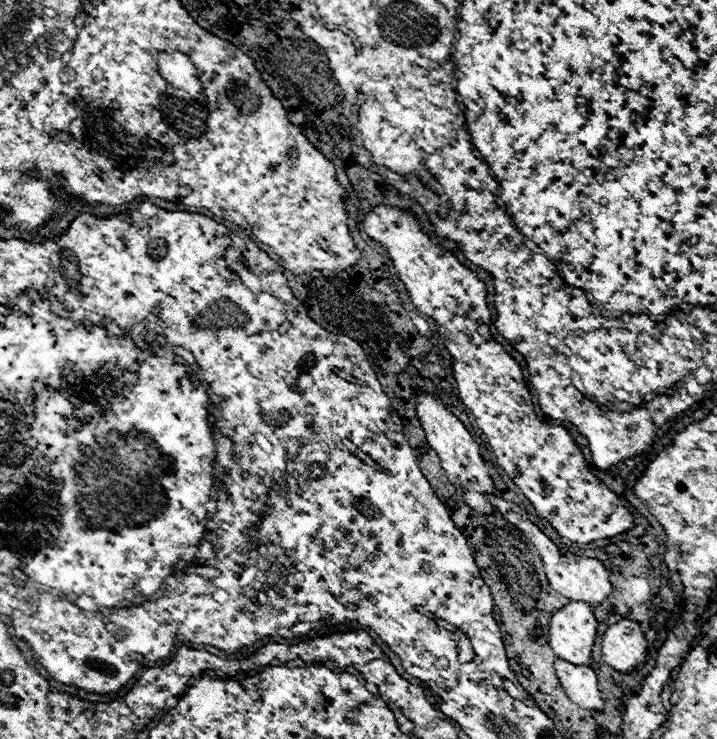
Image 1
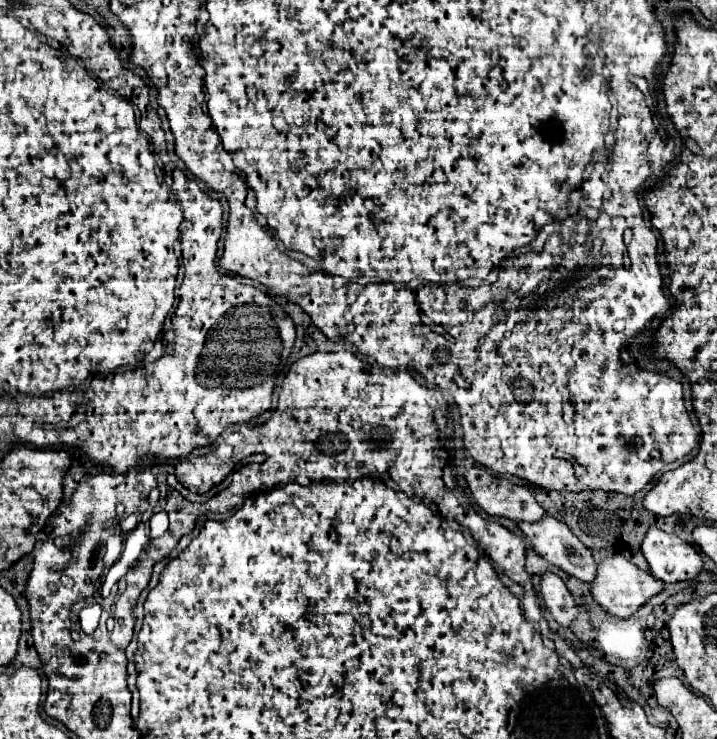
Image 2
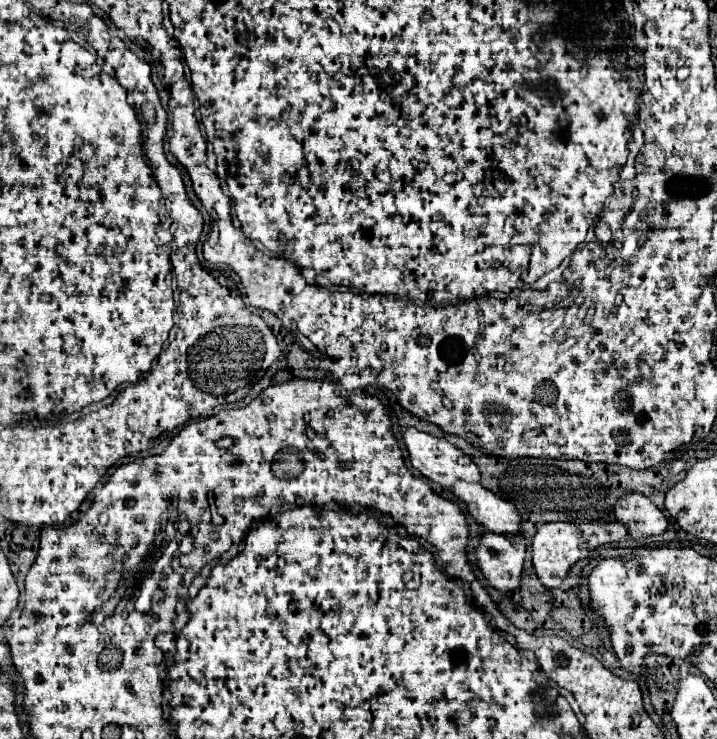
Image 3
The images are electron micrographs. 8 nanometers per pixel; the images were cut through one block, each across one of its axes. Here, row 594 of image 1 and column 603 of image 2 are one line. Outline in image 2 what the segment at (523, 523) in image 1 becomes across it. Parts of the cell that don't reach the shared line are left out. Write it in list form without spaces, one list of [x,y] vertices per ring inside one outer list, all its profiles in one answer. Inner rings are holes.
[[[614,554],[606,558],[602,564],[598,564],[598,576],[592,582],[592,596],[594,600],[612,616],[620,620],[628,620],[640,606],[644,606],[652,596],[660,594],[664,590],[664,582],[658,582],[652,574],[640,570],[620,554]]]

